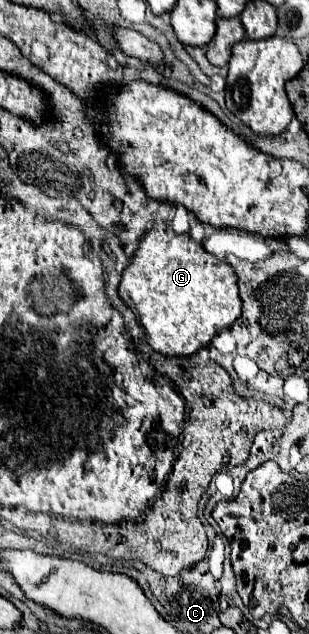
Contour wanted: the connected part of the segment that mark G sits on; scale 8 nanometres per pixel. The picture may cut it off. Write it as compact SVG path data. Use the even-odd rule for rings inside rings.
M156 220L152 230L144 234L138 250L130 258L128 268L122 272L120 298L138 316L146 330L148 344L168 356L190 356L210 344L210 340L222 330L230 328L242 314L242 302L238 296L236 274L230 264L208 254L202 244L196 244L188 234L176 234L170 224Z

